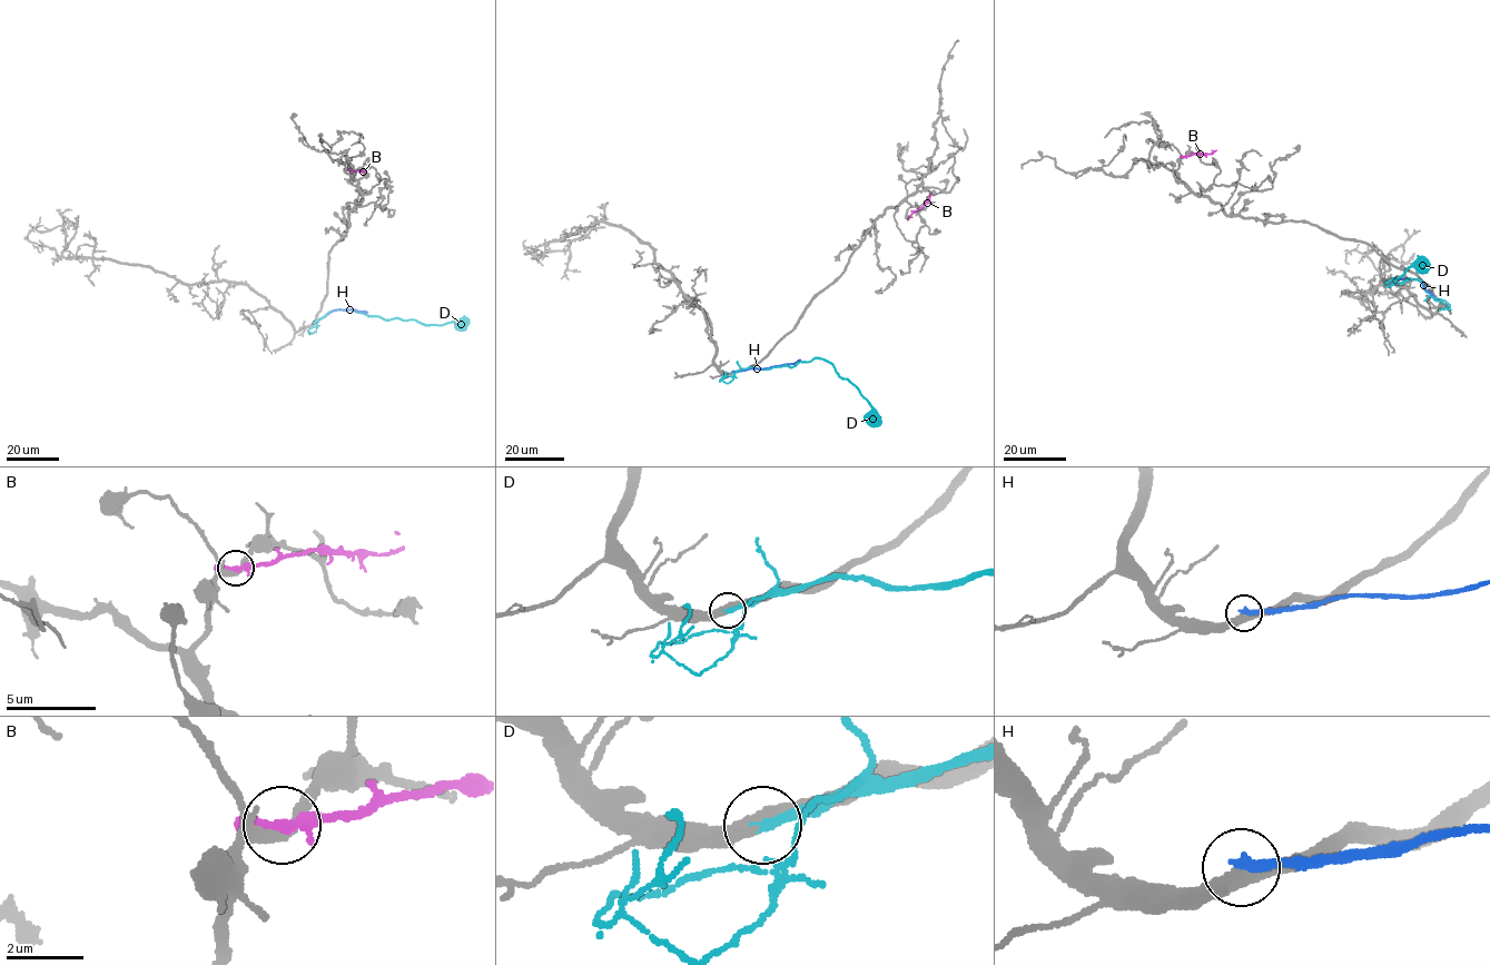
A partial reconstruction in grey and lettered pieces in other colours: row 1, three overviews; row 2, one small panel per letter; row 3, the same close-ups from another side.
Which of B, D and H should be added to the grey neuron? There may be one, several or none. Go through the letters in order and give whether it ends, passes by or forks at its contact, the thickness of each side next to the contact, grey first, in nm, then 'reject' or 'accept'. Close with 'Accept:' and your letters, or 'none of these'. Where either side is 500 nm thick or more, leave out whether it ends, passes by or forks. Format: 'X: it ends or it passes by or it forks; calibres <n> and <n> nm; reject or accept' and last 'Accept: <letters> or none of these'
B: it ends; calibres 260 and 440 nm; reject
D: it ends; calibres 440 and 300 nm; accept
H: it ends; calibres 400 and 280 nm; reject
Accept: D

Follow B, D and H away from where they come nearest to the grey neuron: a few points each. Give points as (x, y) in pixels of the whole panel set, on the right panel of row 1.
B: (1184, 156), (1210, 154), (1211, 150)
D: (1438, 299), (1417, 279), (1409, 277), (1388, 286), (1384, 284), (1394, 277), (1394, 281), (1420, 261), (1430, 265)
H: (1436, 299), (1418, 281), (1407, 277), (1395, 281)

